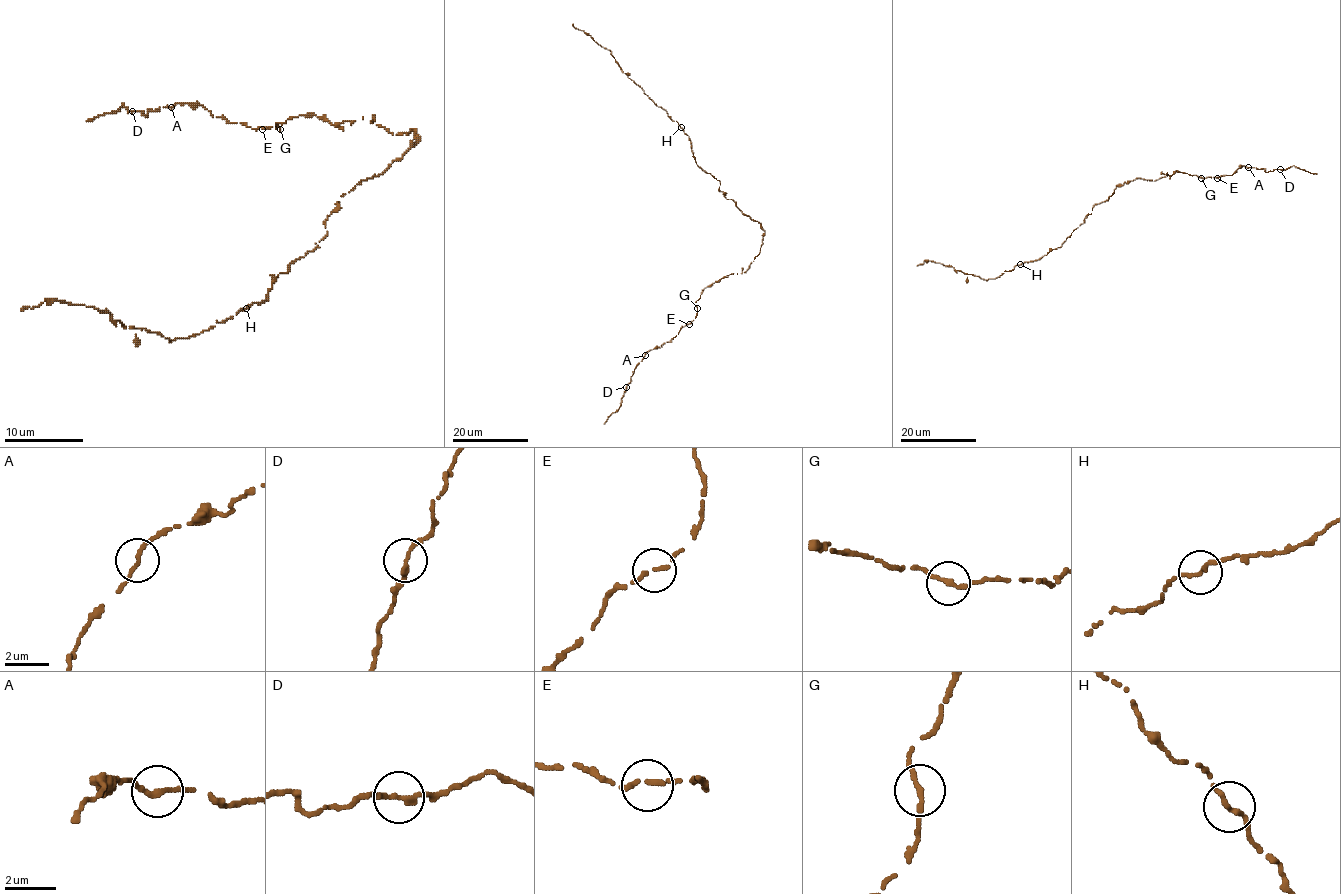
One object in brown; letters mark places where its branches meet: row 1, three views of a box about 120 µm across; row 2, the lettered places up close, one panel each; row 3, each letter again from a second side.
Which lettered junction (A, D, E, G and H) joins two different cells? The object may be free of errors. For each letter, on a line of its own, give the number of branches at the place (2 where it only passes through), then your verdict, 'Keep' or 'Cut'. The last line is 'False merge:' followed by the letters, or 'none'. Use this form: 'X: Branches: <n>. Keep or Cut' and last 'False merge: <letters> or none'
A: Branches: 2. Keep
D: Branches: 2. Keep
E: Branches: 2. Keep
G: Branches: 2. Keep
H: Branches: 2. Keep
False merge: none

